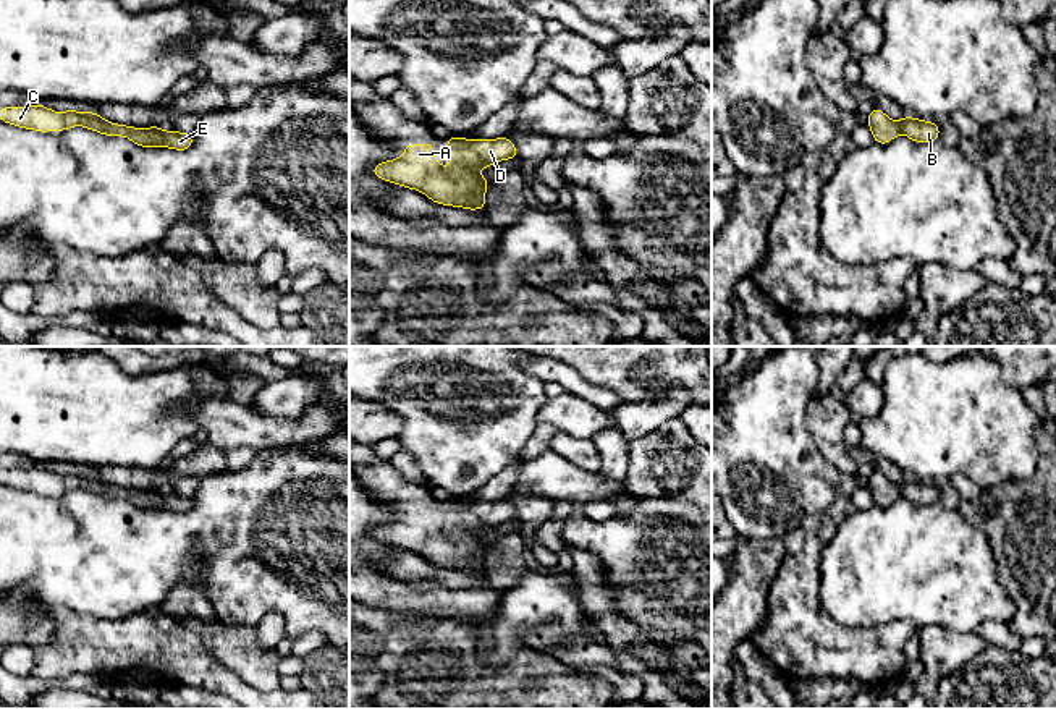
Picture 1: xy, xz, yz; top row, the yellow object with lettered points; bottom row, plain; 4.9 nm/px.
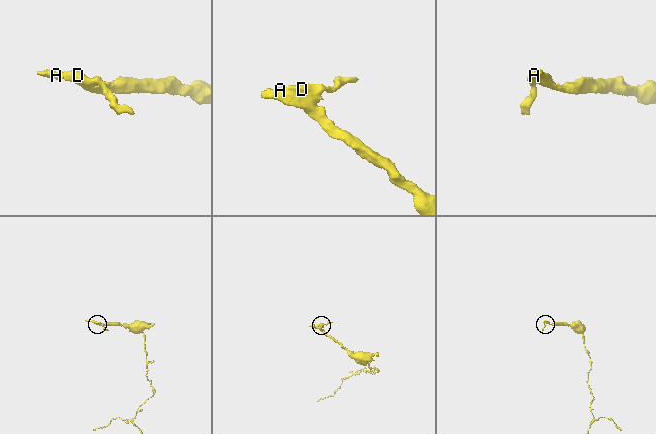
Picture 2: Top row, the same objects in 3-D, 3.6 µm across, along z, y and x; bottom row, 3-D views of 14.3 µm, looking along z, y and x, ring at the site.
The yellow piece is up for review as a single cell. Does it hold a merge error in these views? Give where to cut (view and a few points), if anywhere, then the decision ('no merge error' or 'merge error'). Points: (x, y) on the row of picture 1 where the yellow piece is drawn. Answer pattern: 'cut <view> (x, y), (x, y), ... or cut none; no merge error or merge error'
cut none; no merge error

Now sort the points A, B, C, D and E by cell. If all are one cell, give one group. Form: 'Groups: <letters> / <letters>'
Groups: A B C D E

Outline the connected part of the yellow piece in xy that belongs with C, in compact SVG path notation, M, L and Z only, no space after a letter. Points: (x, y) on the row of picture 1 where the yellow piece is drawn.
M40 104L31 107L2 107L0 120L15 126L47 131L66 131L68 128L82 125L87 129L94 129L107 136L125 136L134 144L142 147L170 147L176 151L186 151L192 146L192 133L176 133L175 129L165 133L160 126L152 128L133 128L118 123L110 123L100 115L84 110L76 113L74 108L66 108L65 113L50 110Z

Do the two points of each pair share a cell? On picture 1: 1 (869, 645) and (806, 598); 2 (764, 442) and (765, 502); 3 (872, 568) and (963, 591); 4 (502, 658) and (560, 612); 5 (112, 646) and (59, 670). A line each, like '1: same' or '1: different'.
1: same
2: same
3: same
4: same
5: same

